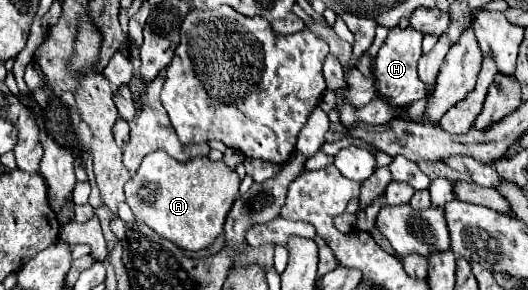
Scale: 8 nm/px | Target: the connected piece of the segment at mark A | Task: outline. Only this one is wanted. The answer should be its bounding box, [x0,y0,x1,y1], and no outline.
[125,151,239,251]

